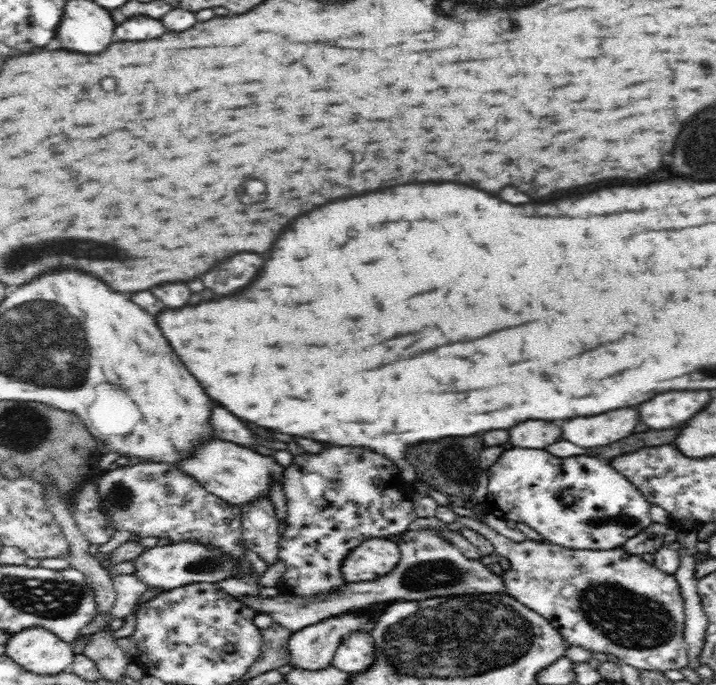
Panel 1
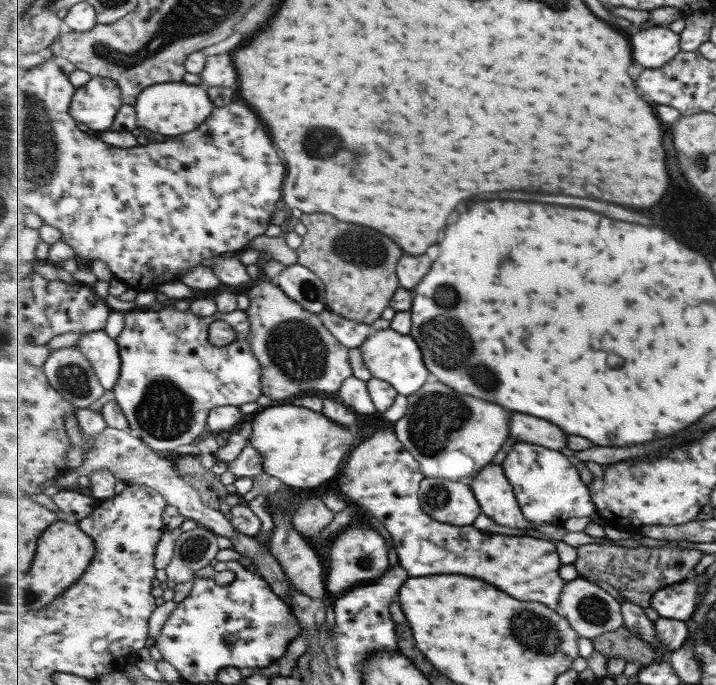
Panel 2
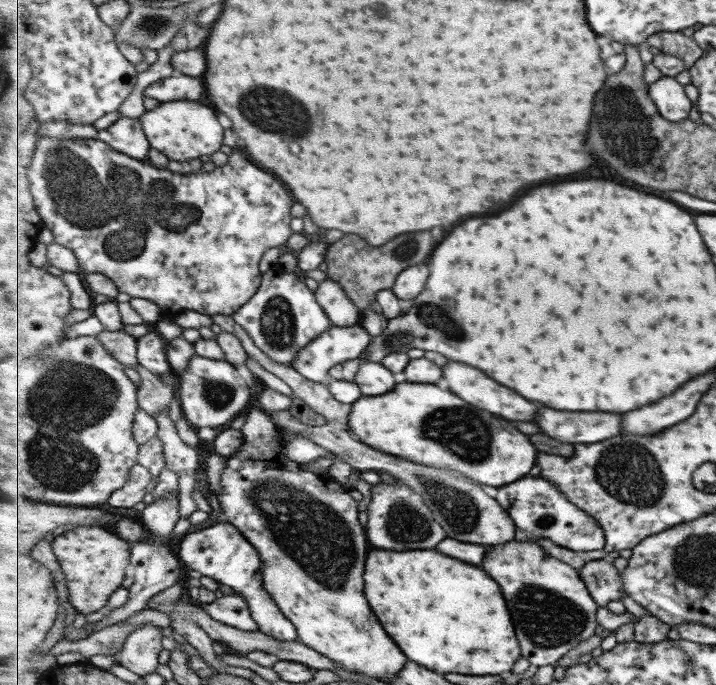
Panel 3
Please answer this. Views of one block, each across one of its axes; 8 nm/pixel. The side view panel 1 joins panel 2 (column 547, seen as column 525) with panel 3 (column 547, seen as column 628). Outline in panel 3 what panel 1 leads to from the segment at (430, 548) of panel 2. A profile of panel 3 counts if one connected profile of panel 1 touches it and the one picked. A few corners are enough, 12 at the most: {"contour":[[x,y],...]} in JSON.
{"contour":[[539,542],[496,545],[523,656],[555,666],[600,625],[581,572]]}

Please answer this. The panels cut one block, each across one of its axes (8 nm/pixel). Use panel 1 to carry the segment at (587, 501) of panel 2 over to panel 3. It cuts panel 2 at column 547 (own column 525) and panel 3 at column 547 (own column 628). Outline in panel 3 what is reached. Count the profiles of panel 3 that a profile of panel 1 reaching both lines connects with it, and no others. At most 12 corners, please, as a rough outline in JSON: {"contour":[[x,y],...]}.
{"contour":[[527,475],[496,498],[517,528],[582,555],[599,522],[553,480]]}

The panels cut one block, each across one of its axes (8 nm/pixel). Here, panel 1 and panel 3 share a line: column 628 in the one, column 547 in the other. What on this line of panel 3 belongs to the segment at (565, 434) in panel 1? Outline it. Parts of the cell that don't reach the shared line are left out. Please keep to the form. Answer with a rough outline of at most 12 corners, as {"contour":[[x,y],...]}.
{"contour":[[539,410],[543,432],[563,442],[621,434],[623,414]]}

